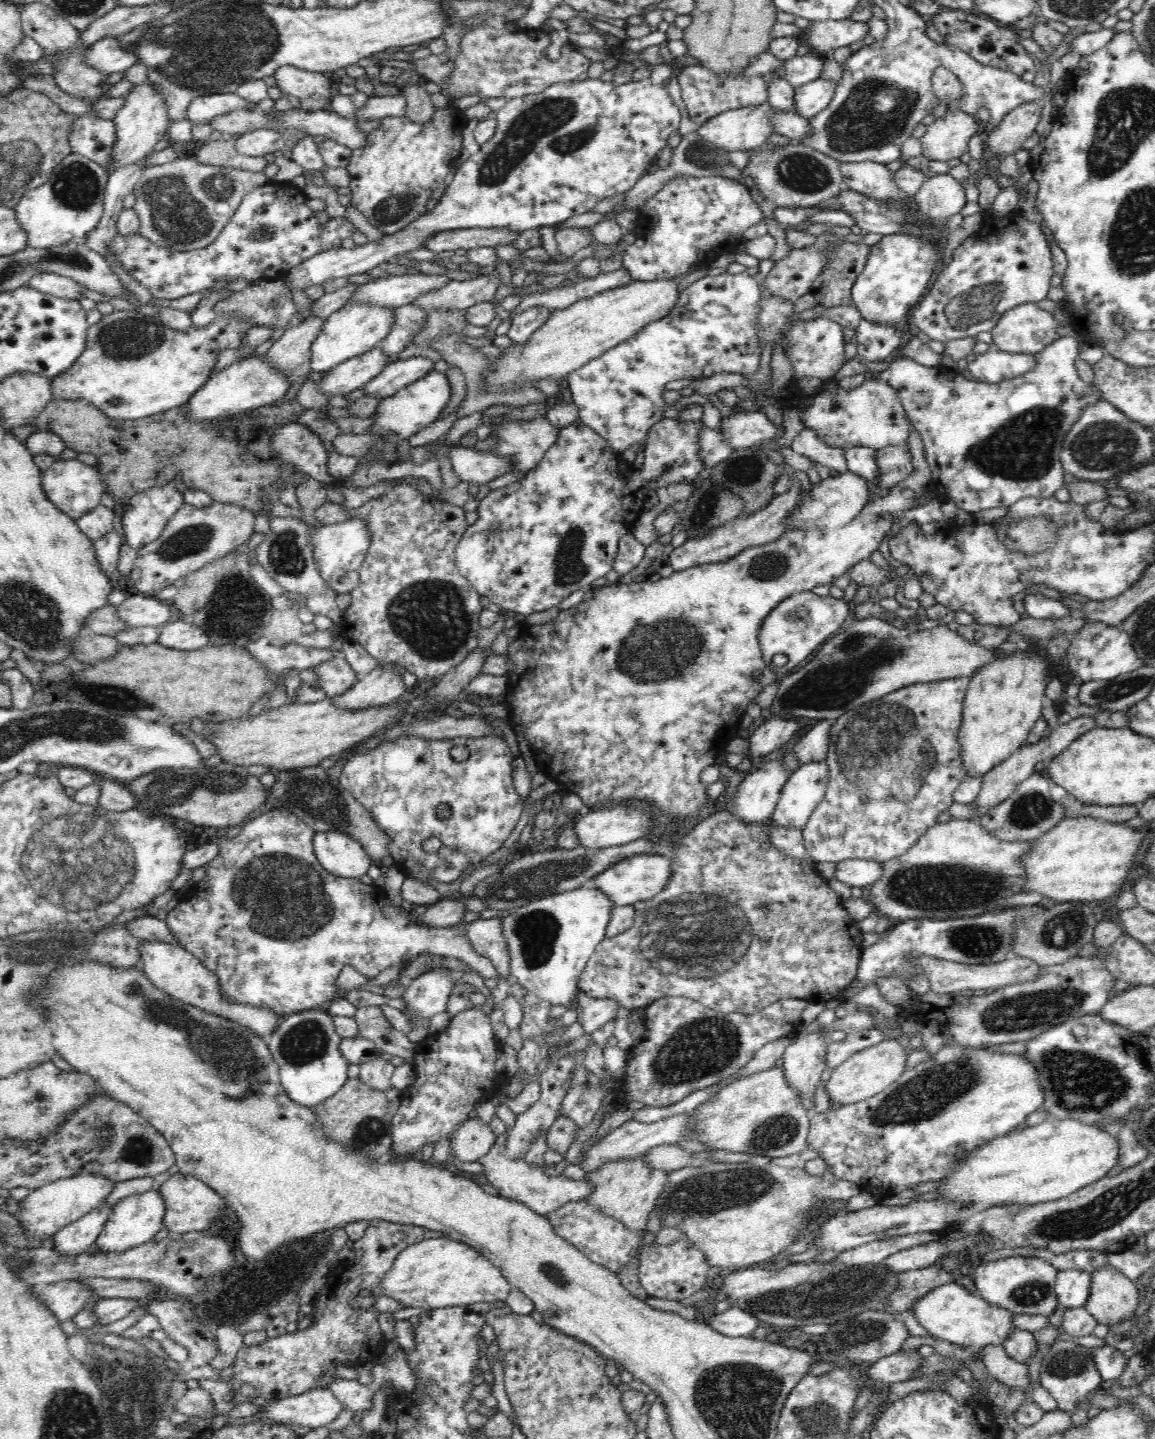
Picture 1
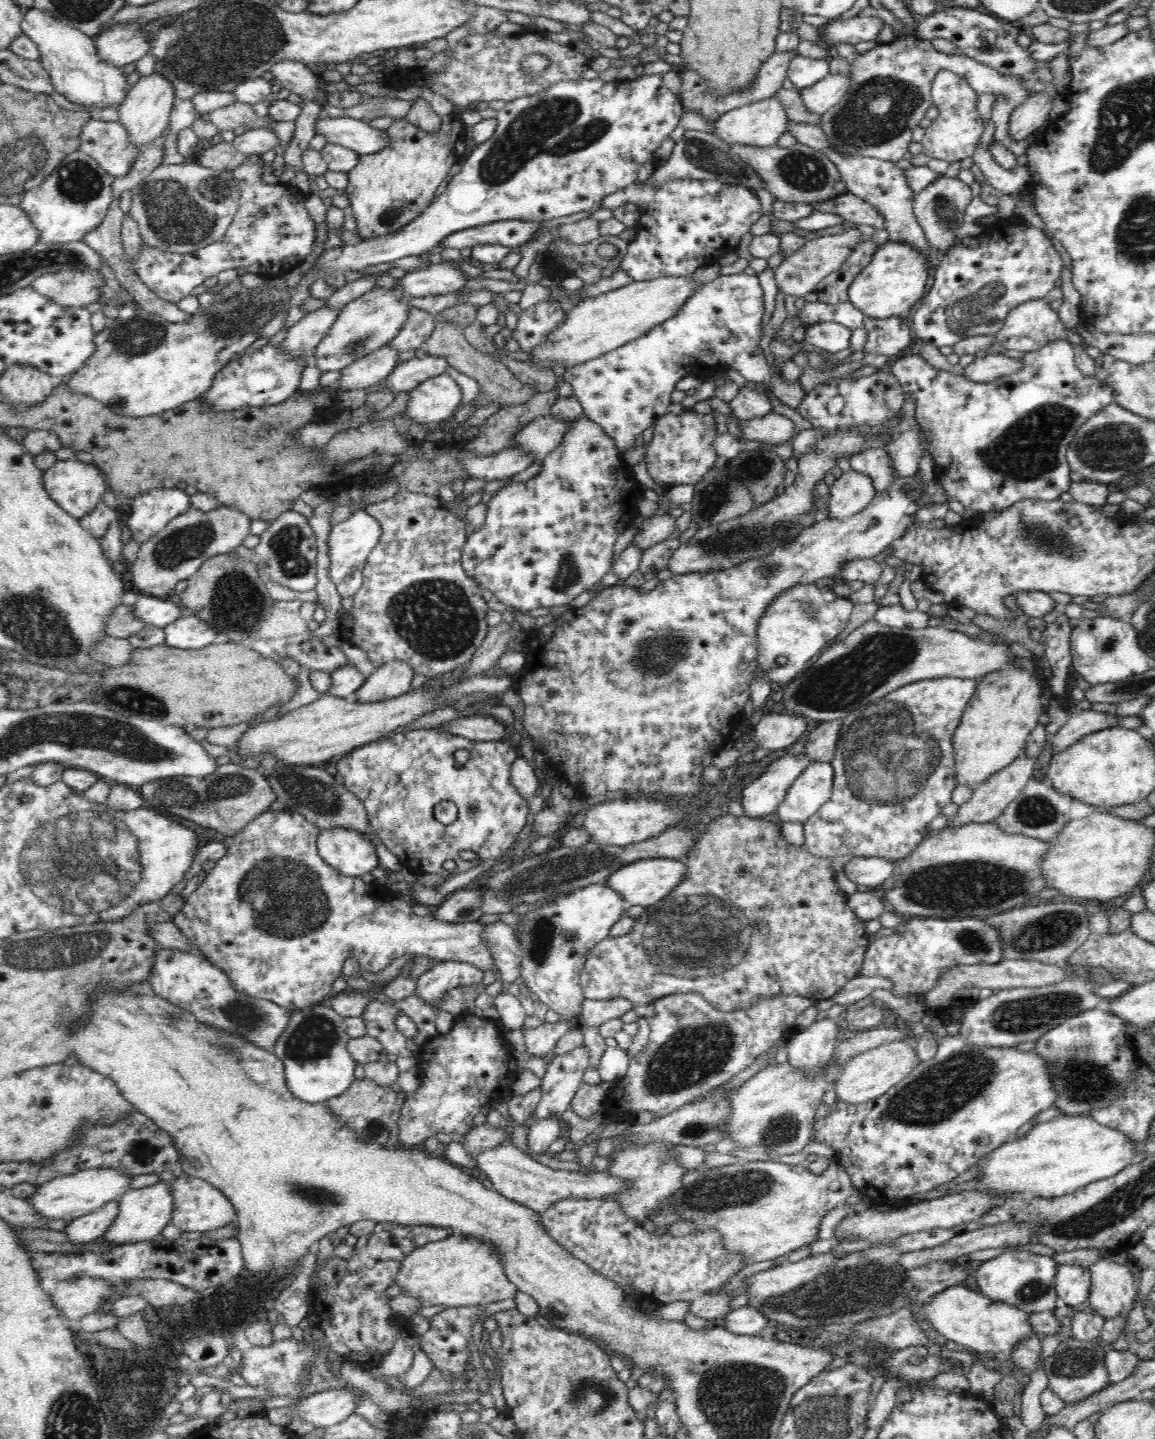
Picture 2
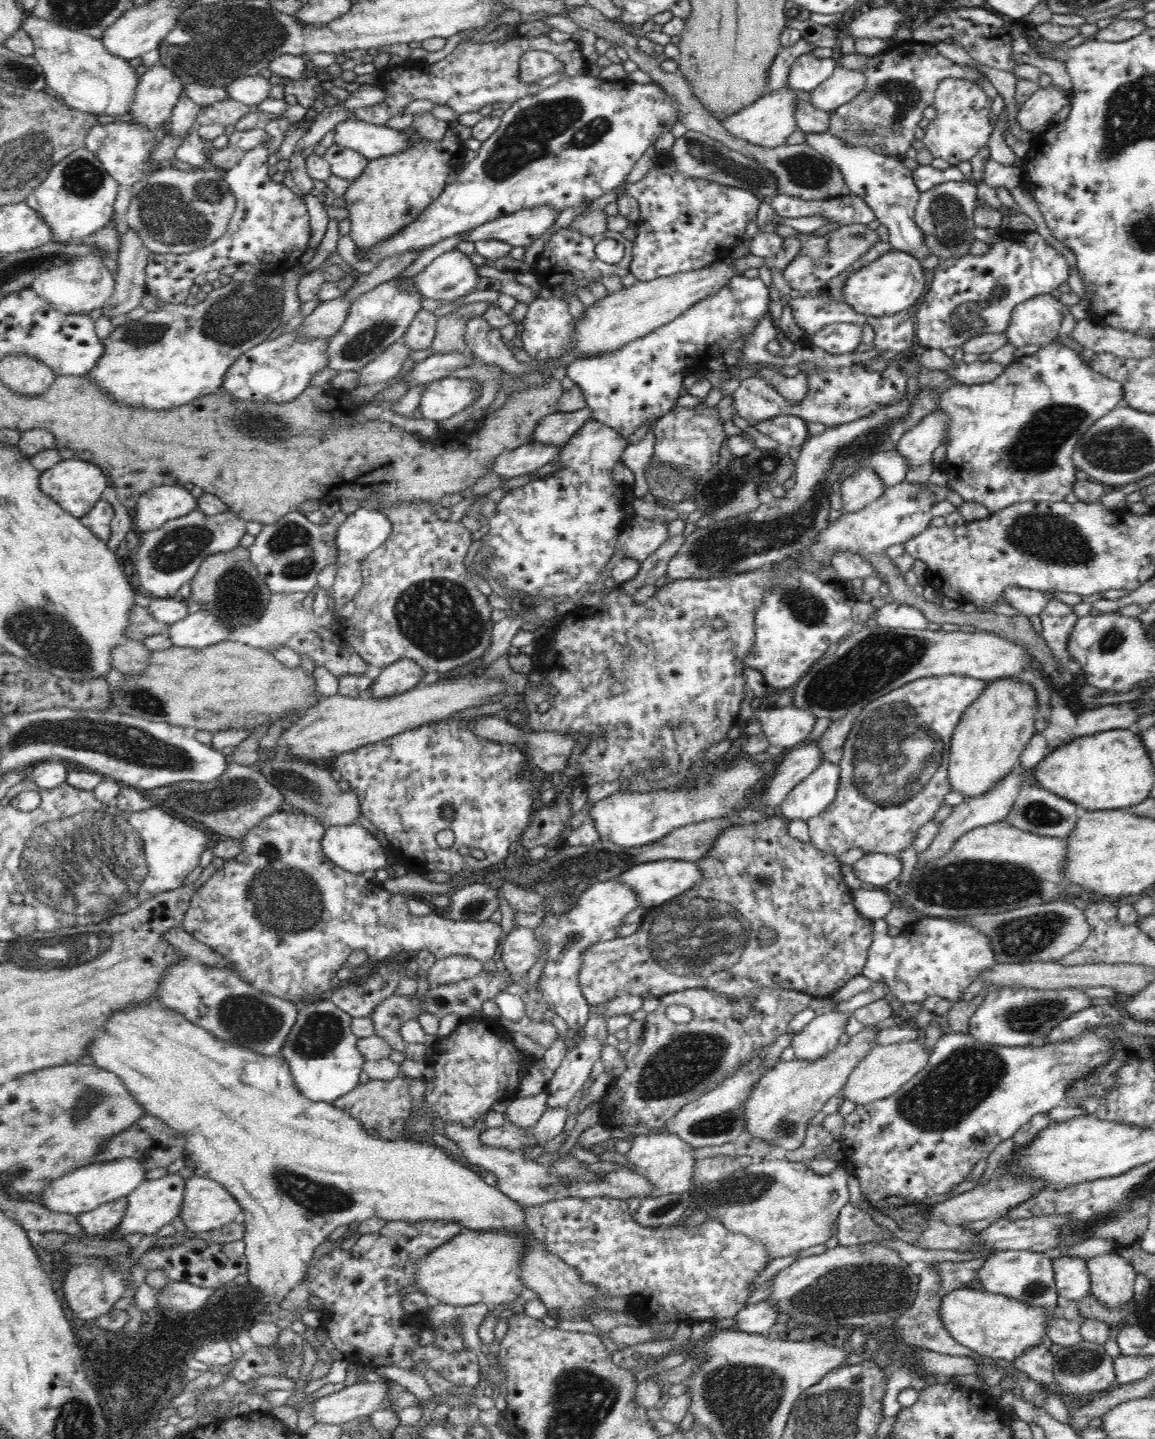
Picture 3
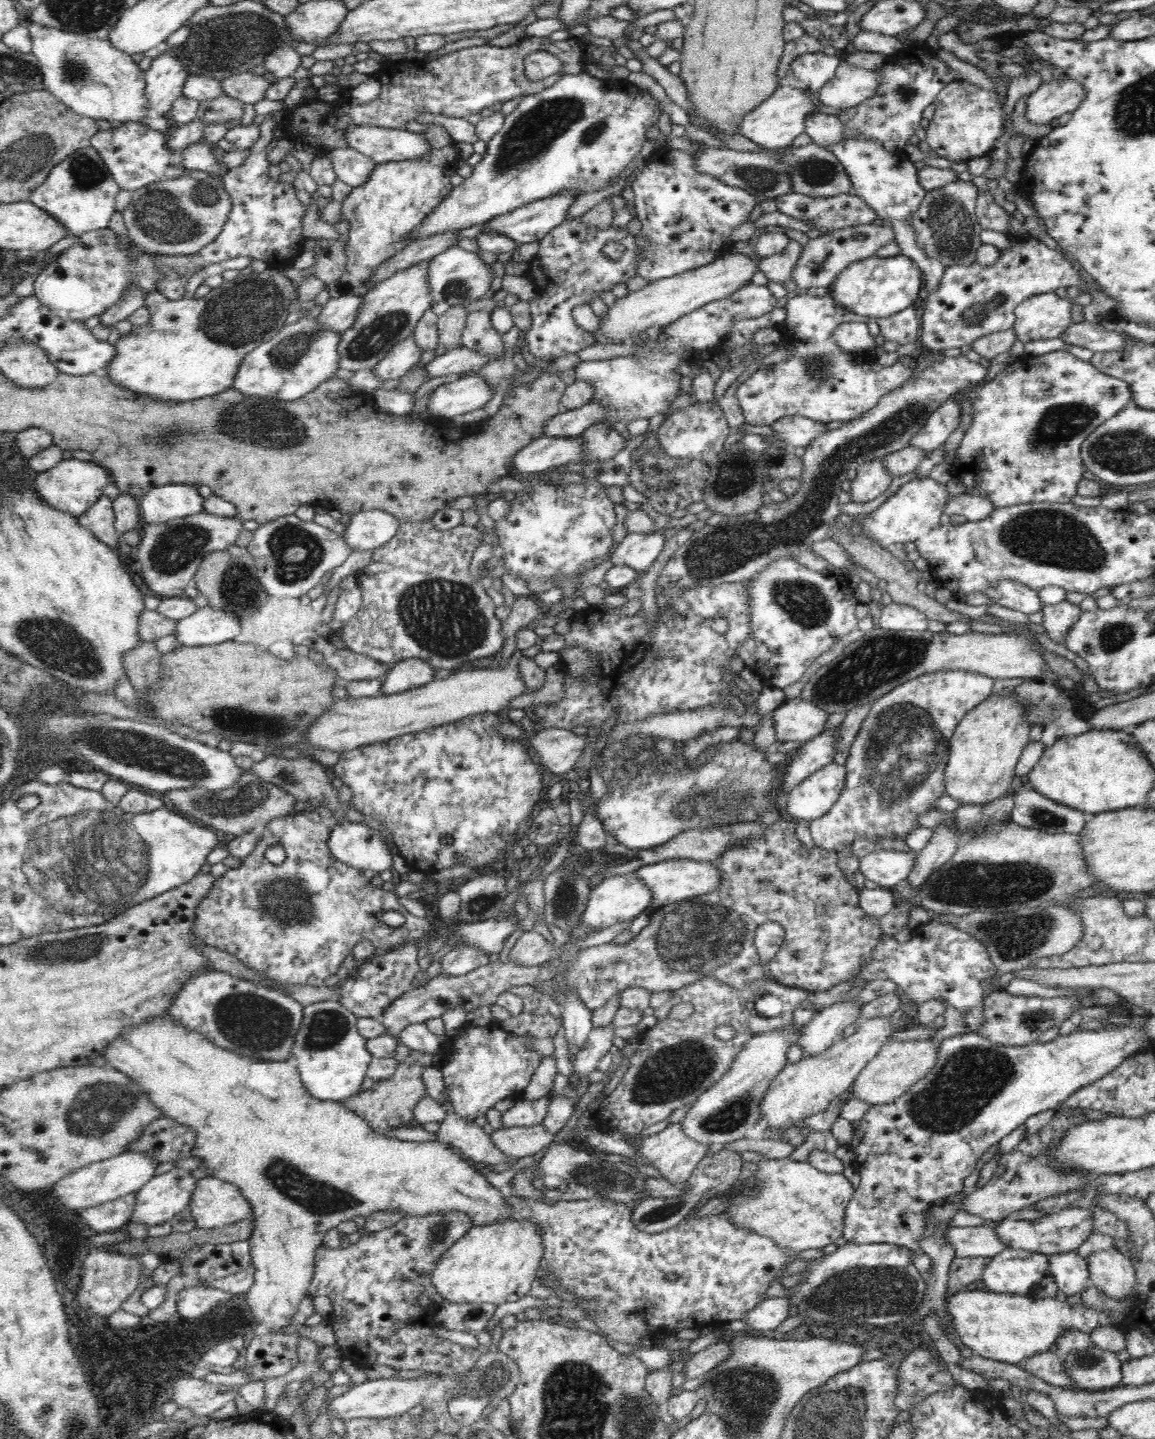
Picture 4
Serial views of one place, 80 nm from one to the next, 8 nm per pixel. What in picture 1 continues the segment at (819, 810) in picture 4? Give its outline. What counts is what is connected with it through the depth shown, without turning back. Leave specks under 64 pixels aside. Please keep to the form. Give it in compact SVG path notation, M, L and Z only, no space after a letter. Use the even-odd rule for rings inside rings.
M826 761L800 764L791 772L780 791L772 820L778 827L804 831L810 816L824 800L829 779Z

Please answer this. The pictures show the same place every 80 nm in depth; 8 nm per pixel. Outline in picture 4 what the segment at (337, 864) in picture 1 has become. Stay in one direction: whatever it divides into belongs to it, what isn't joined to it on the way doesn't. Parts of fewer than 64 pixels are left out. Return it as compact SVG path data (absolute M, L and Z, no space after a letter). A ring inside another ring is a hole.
M344 821L333 826L328 838L328 849L336 860L348 867L356 868L358 872L371 870L380 874L391 870L393 866L391 850L382 840L382 835L378 830L369 828L366 823Z

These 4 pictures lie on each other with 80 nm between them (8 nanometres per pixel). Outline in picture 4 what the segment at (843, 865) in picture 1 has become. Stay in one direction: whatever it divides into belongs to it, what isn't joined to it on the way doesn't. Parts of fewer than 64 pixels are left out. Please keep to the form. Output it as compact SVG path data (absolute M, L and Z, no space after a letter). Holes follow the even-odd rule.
M878 850L860 859L860 871L869 881L877 883L880 888L891 888L909 878L912 868L916 866L918 854L915 852L897 852Z

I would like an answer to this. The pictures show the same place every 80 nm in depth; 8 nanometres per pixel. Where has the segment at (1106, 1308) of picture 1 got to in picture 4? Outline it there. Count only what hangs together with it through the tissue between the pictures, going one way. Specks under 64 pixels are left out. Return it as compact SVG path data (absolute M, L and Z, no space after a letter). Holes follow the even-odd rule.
M1114 1246L1093 1252L1087 1261L1089 1281L1100 1292L1116 1301L1122 1301L1133 1294L1137 1280L1134 1265Z

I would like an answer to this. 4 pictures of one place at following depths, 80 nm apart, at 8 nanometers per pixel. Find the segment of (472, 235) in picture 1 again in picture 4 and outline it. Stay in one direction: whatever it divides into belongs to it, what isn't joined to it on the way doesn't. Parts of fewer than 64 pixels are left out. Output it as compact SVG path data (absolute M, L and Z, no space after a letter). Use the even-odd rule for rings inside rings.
M558 194L550 196L544 200L536 200L526 206L516 208L512 212L507 212L502 216L497 216L489 220L483 227L483 232L499 232L508 238L511 238L520 248L521 244L530 244L536 240L542 240L553 228L556 228L561 222L565 221L567 210L580 194Z

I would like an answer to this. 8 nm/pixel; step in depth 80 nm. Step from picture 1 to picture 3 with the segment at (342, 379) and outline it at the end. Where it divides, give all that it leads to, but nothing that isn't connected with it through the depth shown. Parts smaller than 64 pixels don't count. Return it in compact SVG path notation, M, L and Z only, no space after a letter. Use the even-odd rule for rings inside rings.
M402 337L396 343L388 346L374 362L366 364L362 370L356 371L356 375L360 375L360 383L366 383L366 386L393 382L393 378L400 374L403 363L410 358L413 352L414 349L408 348L408 344Z

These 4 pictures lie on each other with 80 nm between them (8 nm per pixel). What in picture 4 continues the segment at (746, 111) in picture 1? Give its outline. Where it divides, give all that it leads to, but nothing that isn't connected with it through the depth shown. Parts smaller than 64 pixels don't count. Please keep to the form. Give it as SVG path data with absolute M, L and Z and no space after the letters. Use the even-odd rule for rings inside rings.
M782 84L763 103L756 105L742 117L738 133L766 149L790 146L796 136L806 132L806 117L818 111L814 104L816 99L819 100L817 93L798 90L788 84Z

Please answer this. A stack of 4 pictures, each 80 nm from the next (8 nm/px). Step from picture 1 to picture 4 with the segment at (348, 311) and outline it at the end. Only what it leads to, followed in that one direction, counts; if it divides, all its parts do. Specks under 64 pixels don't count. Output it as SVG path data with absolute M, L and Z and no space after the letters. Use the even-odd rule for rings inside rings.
M422 260L406 270L396 272L362 296L354 324L340 336L340 368L353 372L371 370L386 358L396 344L413 335L416 324L433 304L426 280L429 262Z

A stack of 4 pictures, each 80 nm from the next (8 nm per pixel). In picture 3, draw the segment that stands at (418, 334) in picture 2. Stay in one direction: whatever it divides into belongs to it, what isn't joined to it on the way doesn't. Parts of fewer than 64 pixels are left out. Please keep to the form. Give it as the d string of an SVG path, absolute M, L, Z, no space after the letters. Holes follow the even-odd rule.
M425 309L418 311L408 332L403 336L408 348L414 351L425 350L428 353L432 348L434 336L436 336L438 320L439 317L435 316L433 312Z

